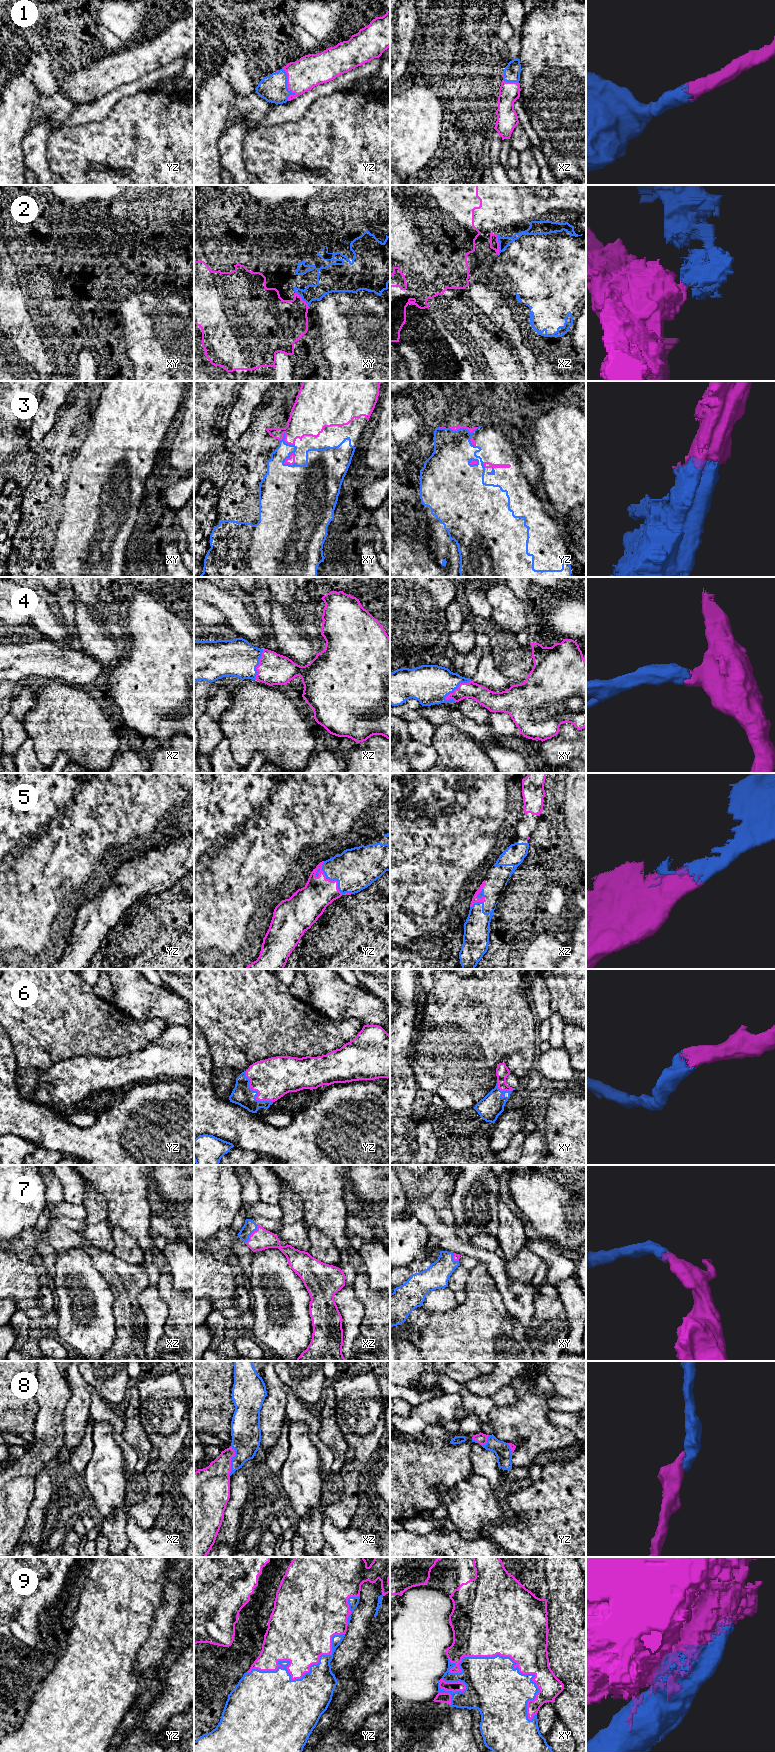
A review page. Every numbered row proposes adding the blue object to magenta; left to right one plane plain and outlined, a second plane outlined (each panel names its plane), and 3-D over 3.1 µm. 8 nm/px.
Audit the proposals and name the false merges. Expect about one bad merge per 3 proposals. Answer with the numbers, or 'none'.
2, 9

